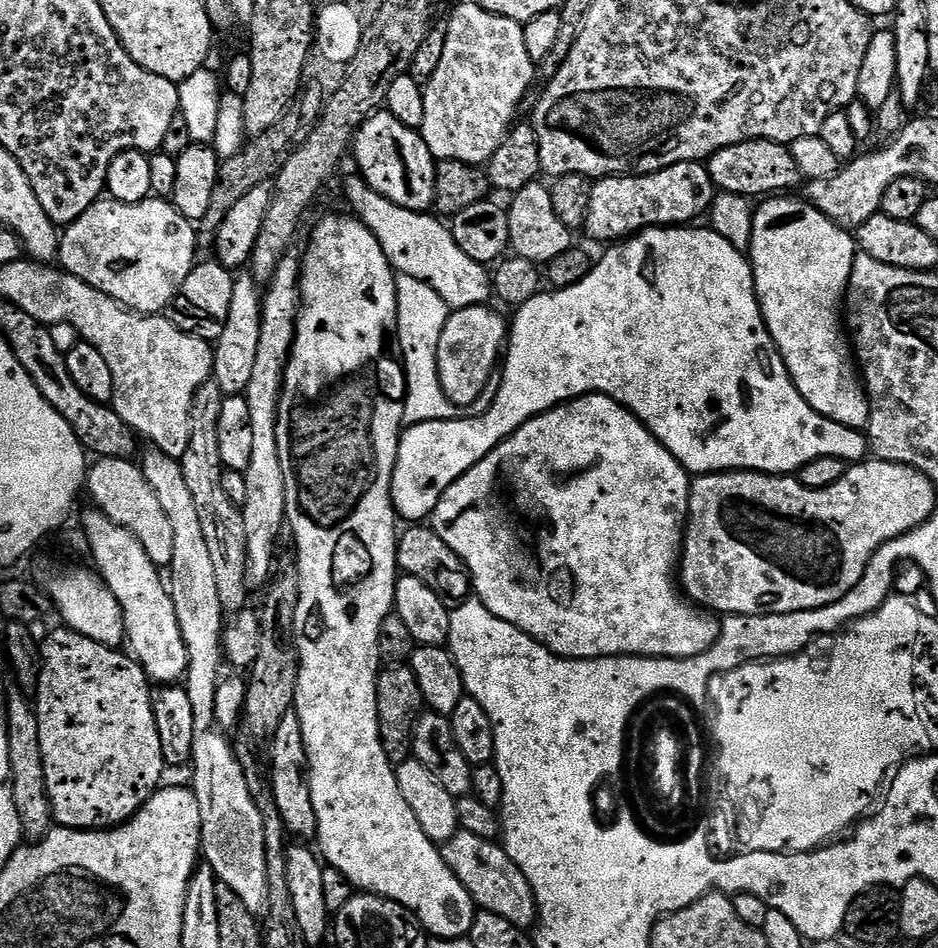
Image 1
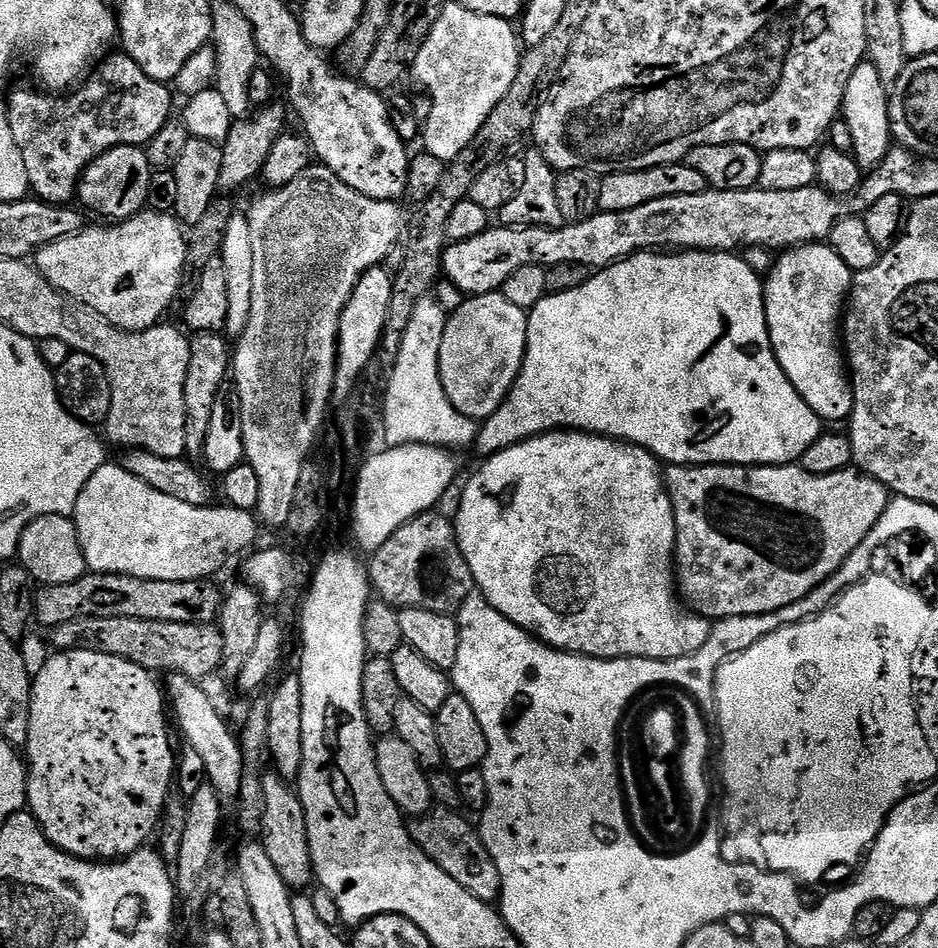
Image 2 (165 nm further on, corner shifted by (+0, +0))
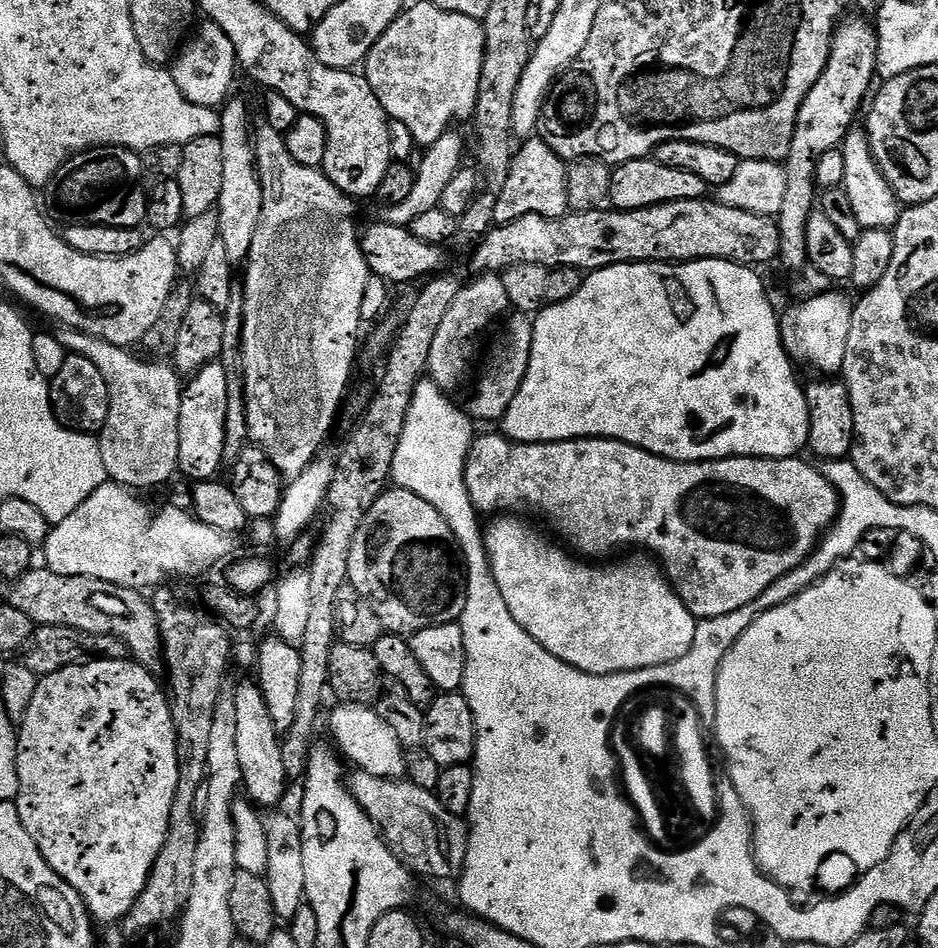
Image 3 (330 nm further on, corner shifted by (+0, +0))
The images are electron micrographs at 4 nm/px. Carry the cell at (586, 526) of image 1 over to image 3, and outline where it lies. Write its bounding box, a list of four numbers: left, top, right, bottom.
[484,514,698,676]

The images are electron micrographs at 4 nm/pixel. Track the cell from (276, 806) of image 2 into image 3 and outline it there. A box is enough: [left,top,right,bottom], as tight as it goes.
[234,683,290,810]

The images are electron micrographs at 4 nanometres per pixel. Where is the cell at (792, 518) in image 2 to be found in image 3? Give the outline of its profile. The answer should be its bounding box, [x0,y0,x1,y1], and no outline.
[466,434,840,621]

